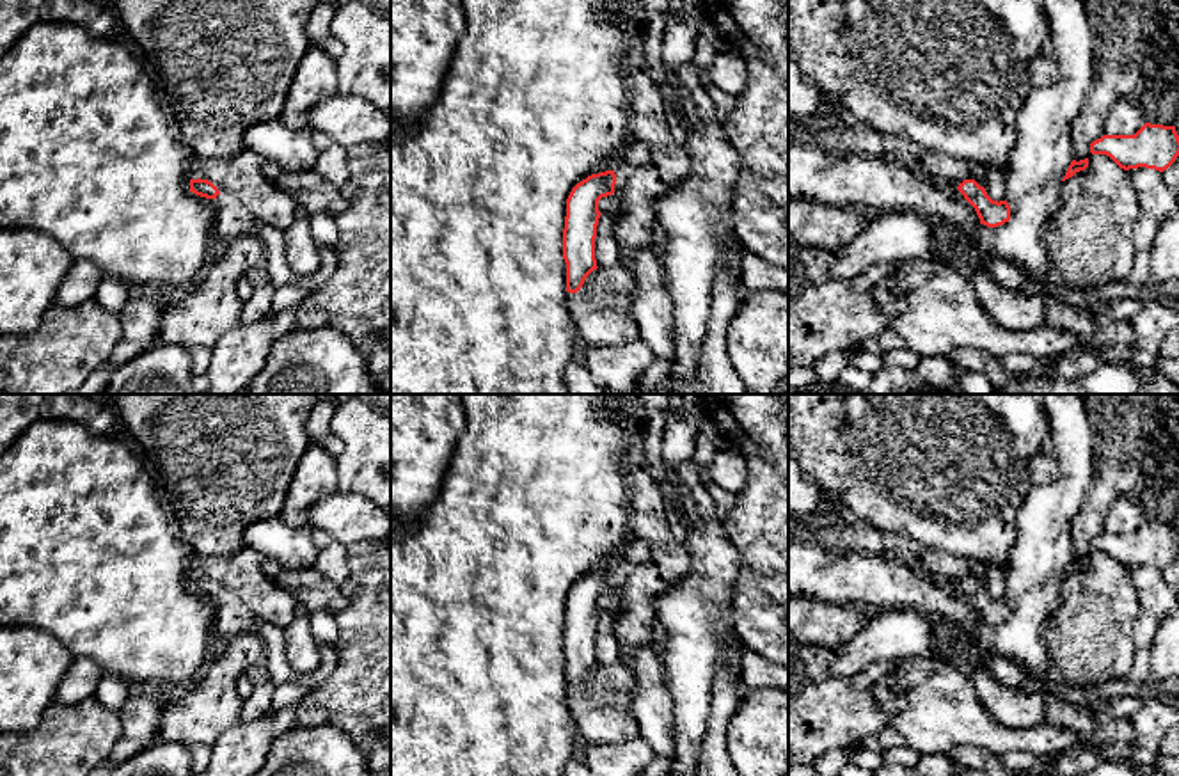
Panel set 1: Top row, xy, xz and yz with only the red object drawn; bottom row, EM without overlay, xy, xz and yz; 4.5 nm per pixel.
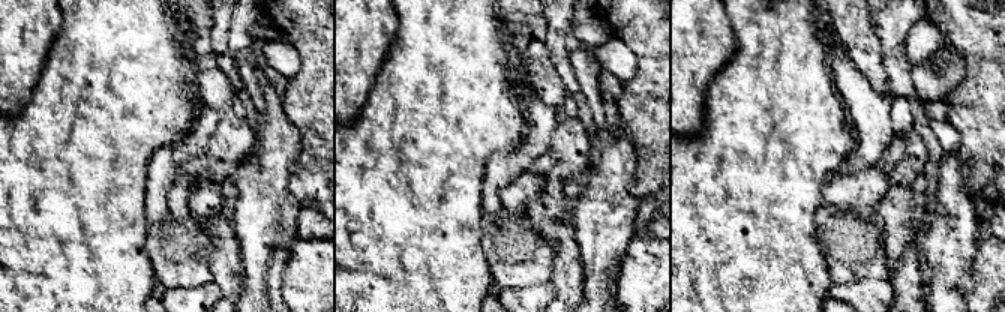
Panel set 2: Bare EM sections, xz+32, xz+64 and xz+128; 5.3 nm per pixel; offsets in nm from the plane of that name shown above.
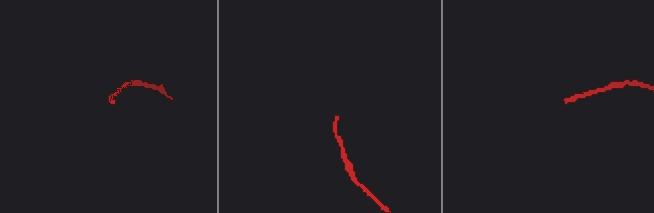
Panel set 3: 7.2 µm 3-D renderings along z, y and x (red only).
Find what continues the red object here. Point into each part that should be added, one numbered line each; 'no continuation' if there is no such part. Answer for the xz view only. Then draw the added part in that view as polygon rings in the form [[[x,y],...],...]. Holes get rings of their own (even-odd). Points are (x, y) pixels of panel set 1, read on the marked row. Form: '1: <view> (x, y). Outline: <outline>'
1: xz (634, 153). Outline: [[[629,139],[614,165],[616,181],[639,170],[648,160],[648,153],[650,153],[648,144],[636,139]]]

